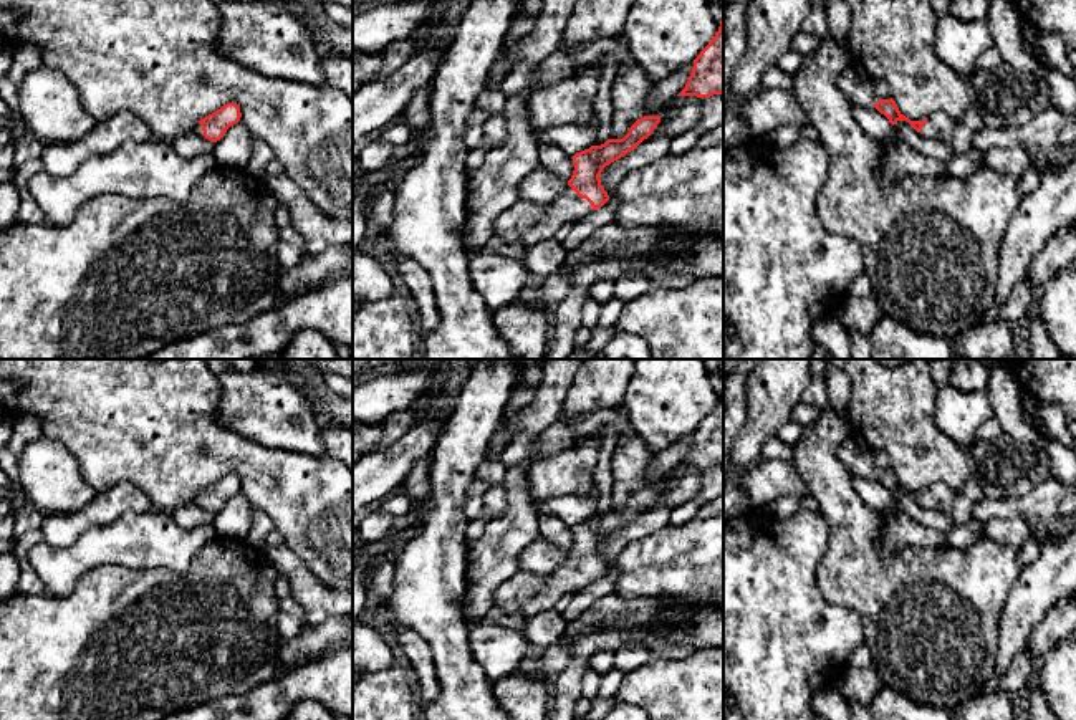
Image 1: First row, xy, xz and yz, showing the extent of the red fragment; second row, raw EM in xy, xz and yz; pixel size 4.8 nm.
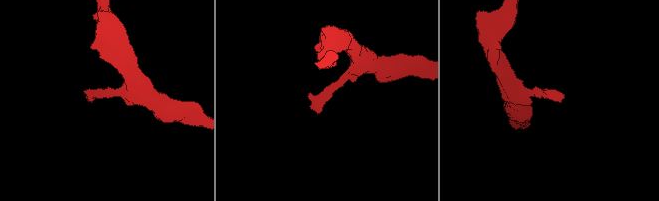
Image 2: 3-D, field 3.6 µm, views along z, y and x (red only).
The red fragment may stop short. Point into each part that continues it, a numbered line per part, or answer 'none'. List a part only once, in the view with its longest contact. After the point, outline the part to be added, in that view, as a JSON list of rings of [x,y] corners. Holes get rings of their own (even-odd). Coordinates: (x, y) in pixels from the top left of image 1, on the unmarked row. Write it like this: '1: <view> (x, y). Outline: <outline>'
1: xz (525, 593). Outline: [[[568,556],[548,578],[518,569],[493,591],[493,604],[505,614],[521,614],[528,621],[553,609],[564,593],[581,591],[591,583],[591,574]]]

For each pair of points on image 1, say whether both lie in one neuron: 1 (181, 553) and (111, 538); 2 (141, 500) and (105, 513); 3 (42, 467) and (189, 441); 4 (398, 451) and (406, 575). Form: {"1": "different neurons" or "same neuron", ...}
{"1": "same neuron", "2": "same neuron", "3": "different neurons", "4": "different neurons"}

